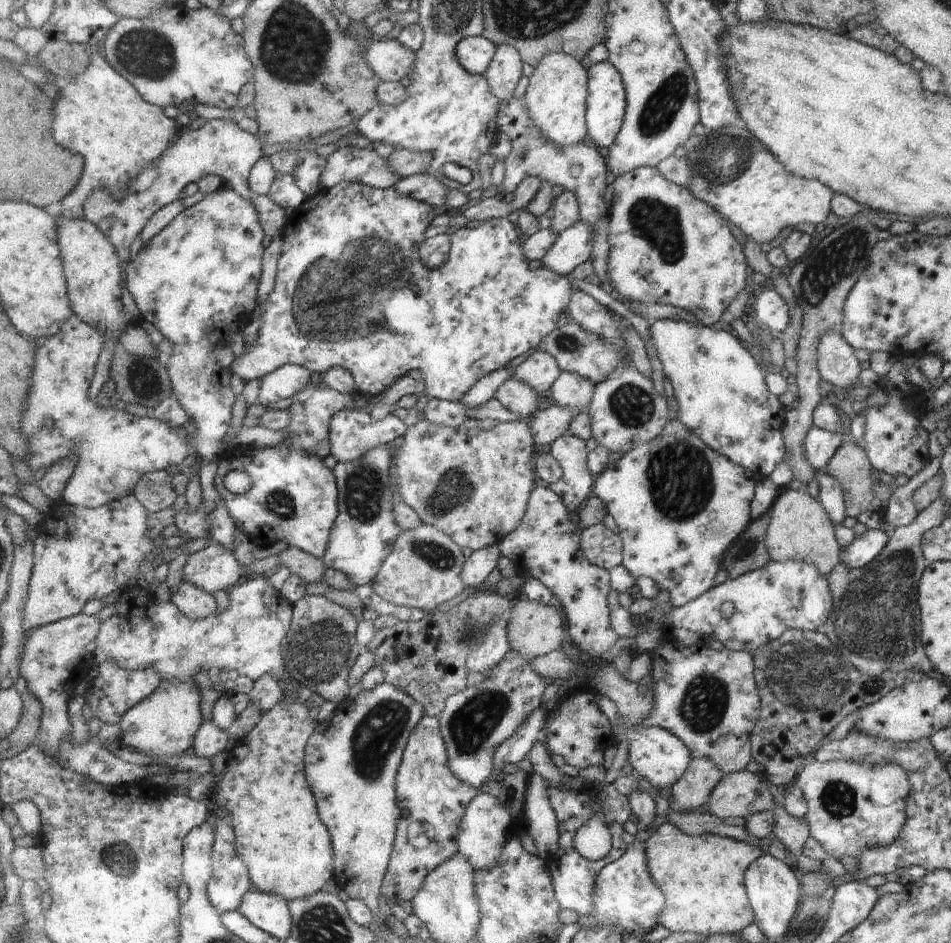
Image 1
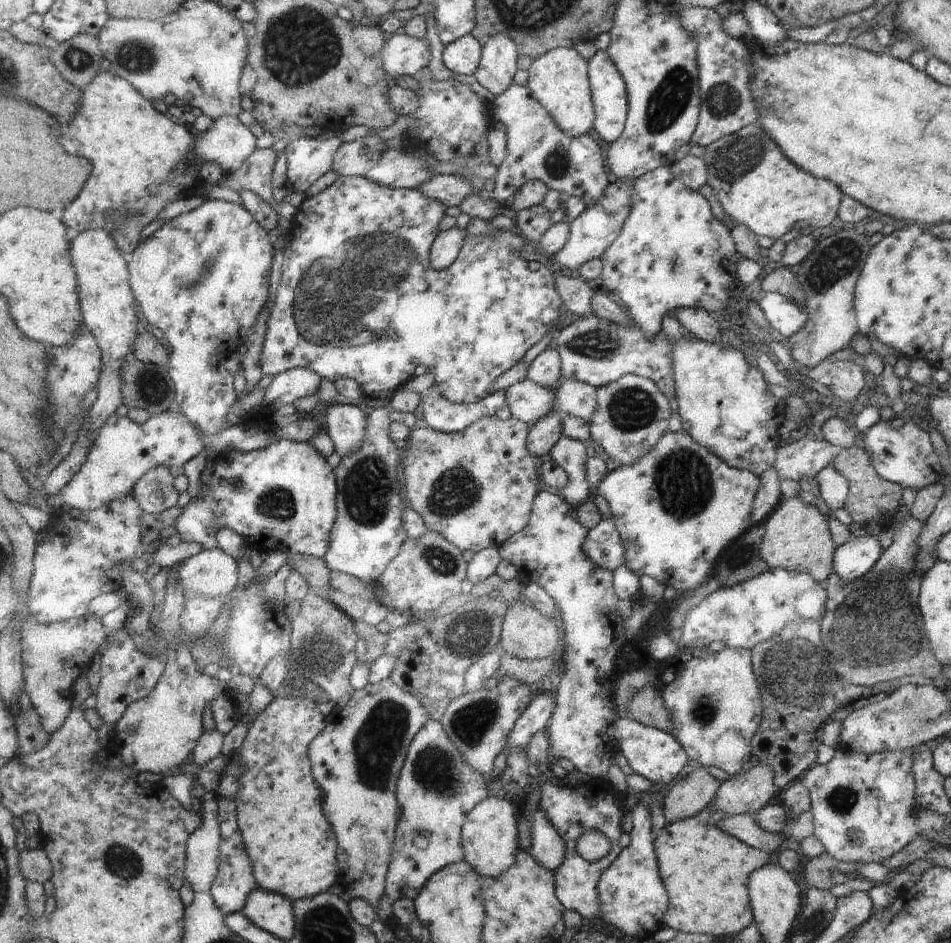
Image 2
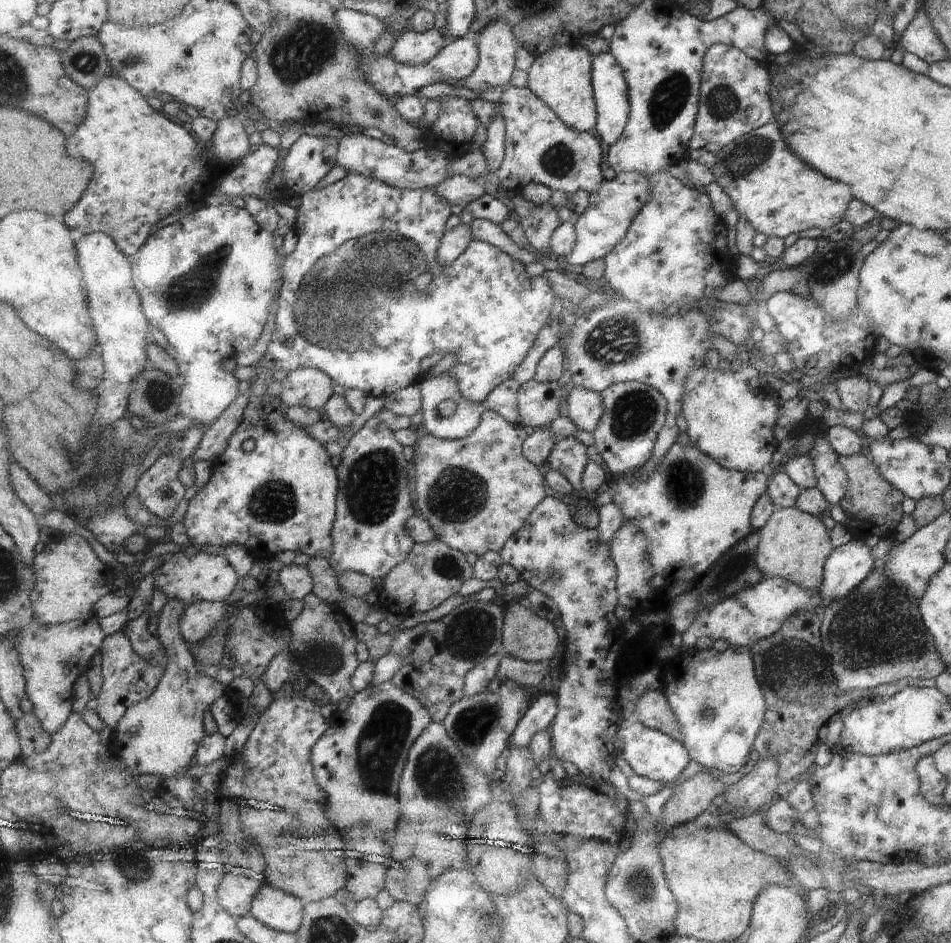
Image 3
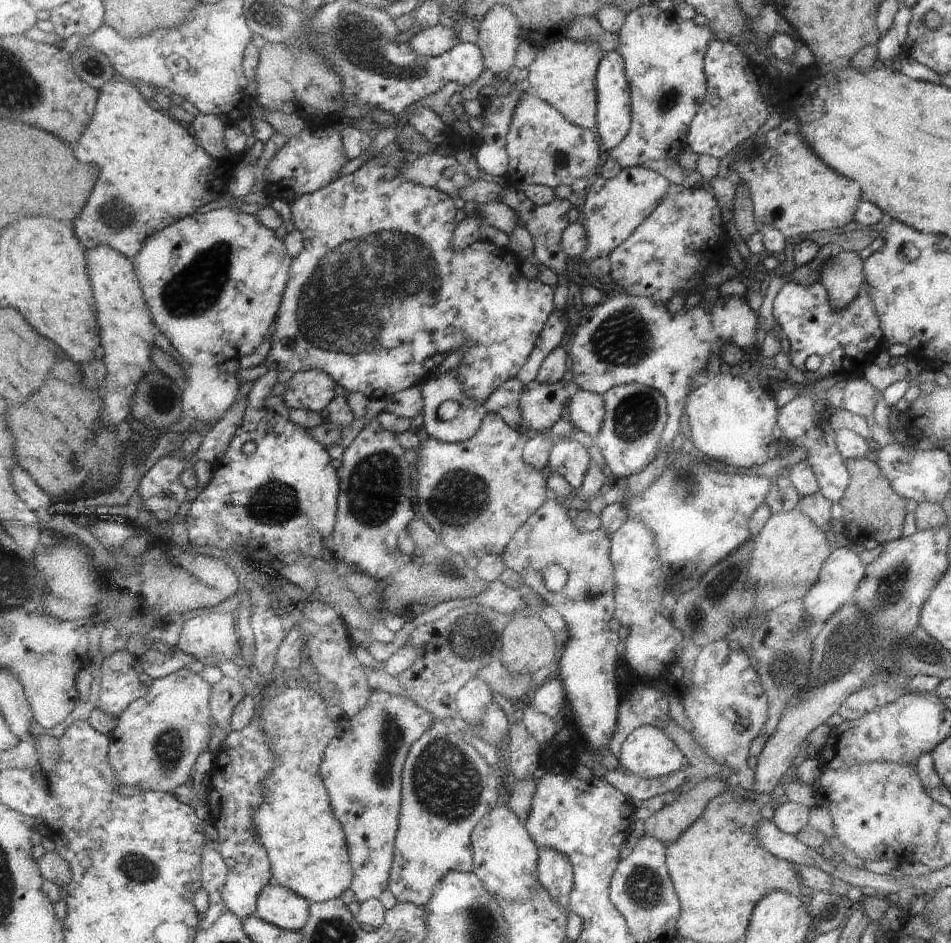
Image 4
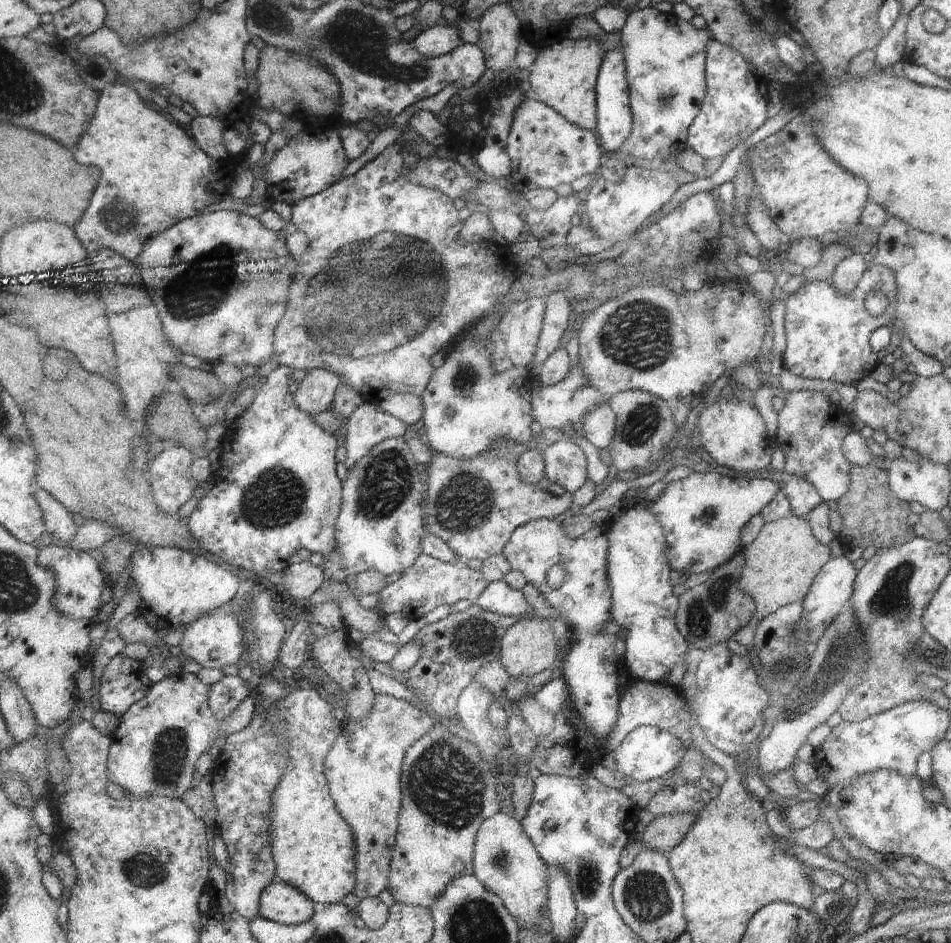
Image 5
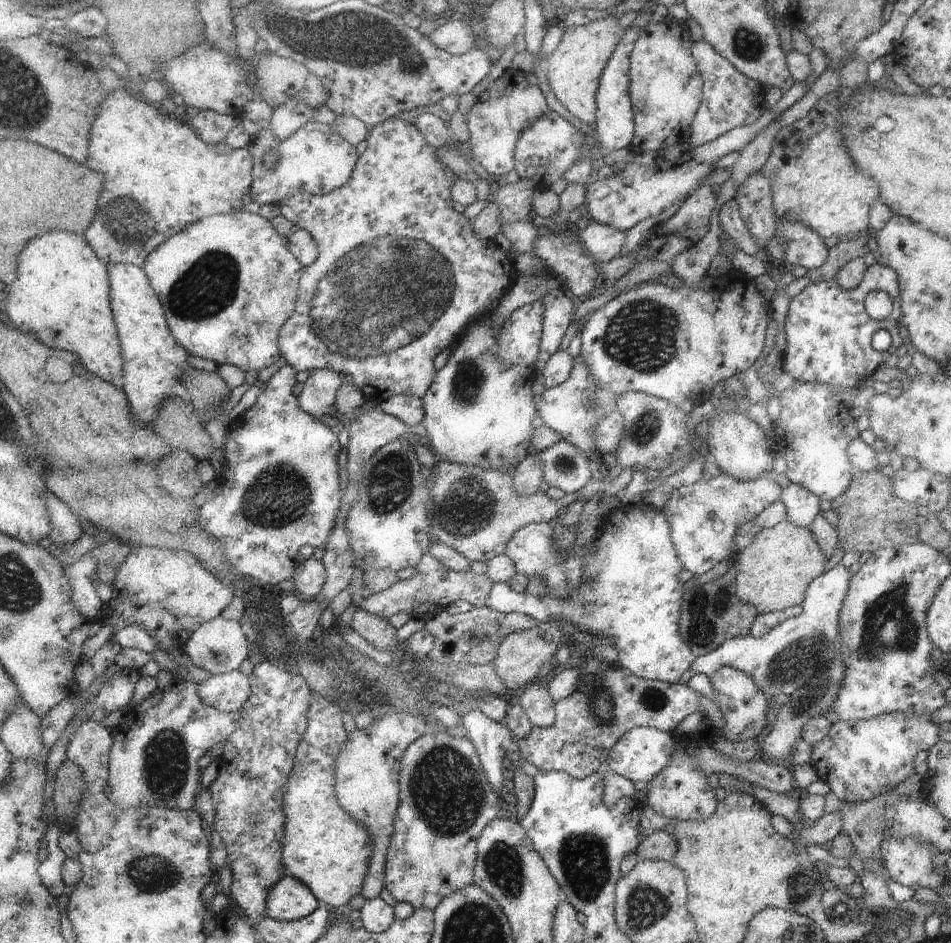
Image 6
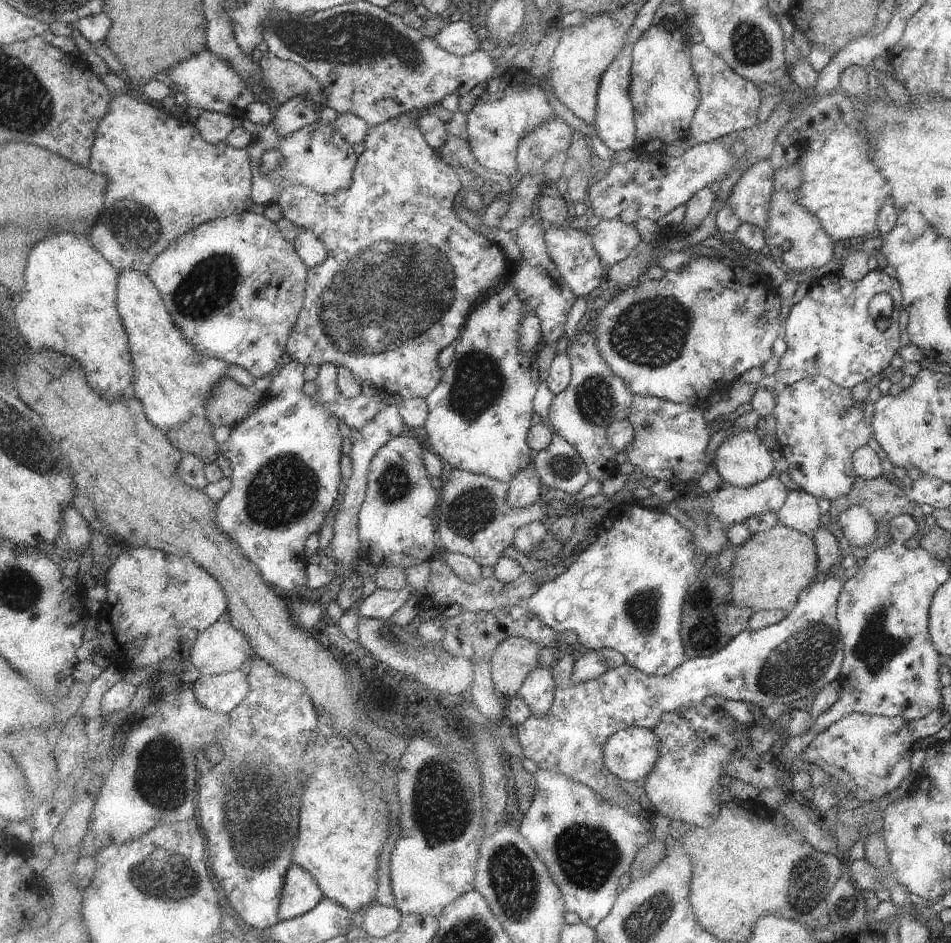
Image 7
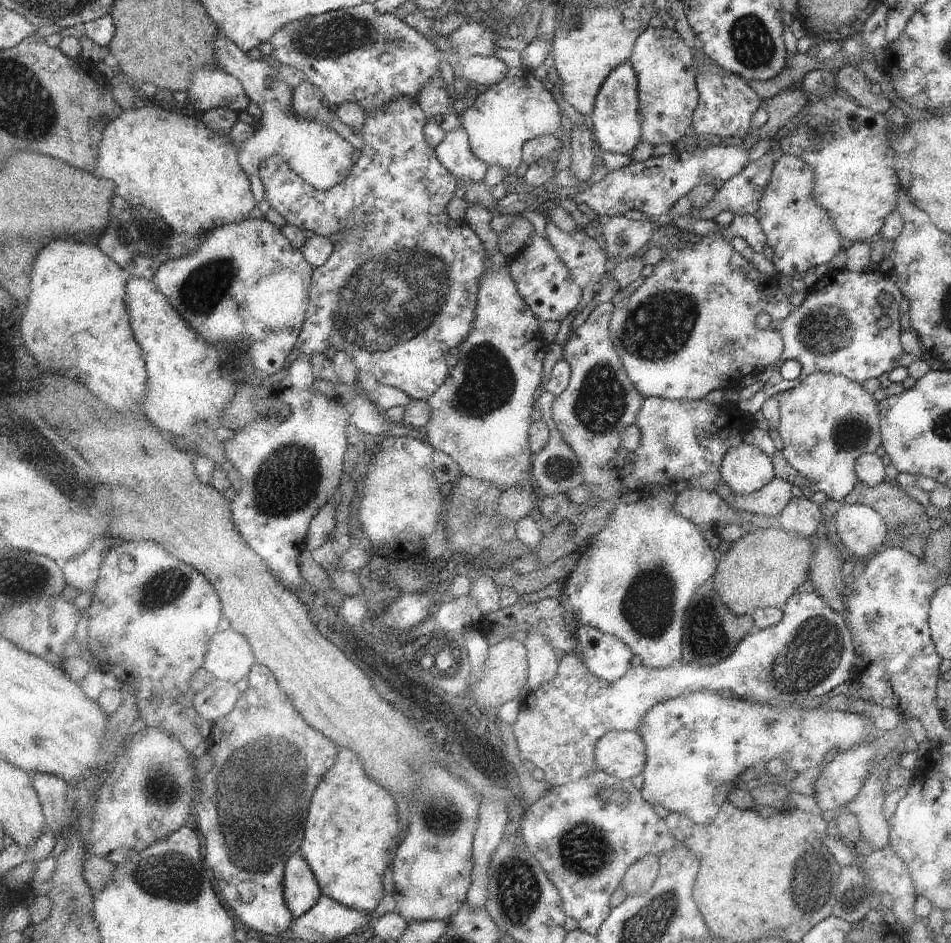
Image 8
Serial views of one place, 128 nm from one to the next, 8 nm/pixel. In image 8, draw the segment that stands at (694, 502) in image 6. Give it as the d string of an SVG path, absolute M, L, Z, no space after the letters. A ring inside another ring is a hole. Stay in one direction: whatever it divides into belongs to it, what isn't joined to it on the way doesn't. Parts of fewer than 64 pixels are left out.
M773 477L773 480L765 484L759 492L749 494L745 498L735 495L733 500L739 511L776 517L787 506L787 502L793 498L791 487L790 480Z

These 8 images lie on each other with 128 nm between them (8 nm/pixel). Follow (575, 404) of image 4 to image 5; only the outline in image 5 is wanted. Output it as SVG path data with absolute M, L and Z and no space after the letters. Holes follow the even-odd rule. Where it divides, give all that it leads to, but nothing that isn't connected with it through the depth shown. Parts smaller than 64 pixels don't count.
M608 402L584 416L585 436L600 449L611 446L616 426L617 416Z

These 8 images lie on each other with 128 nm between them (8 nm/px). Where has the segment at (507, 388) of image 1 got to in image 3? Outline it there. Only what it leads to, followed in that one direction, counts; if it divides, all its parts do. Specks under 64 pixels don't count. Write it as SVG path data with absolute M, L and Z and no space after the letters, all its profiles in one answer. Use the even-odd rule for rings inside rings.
M530 380L517 393L522 424L529 430L552 426L561 415L561 401L569 396L571 387L566 380L541 383Z

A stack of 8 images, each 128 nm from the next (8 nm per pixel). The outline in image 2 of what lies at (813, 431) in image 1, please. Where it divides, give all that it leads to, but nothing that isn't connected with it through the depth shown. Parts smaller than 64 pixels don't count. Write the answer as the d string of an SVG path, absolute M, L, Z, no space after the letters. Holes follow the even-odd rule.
M806 434L799 440L778 445L773 469L780 480L814 478L822 468L832 464L841 449L829 444L824 438Z

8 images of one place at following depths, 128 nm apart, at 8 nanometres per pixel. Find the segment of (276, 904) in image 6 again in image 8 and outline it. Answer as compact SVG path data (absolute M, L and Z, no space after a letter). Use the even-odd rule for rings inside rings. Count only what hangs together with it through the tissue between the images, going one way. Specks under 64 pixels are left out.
M300 852L288 860L284 886L285 902L295 919L315 908L323 895L316 874Z

